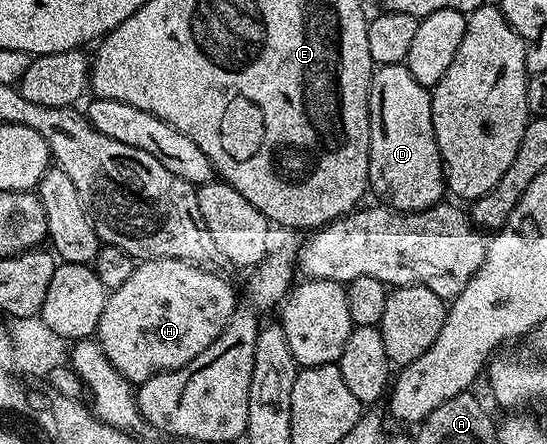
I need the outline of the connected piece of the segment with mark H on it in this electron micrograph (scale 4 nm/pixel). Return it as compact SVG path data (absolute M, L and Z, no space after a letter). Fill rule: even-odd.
M152 259L135 264L132 275L128 275L125 283L120 283L106 298L104 315L100 315L100 323L96 340L104 355L132 383L141 383L152 375L172 371L192 363L200 351L212 347L216 339L224 331L224 327L232 319L236 308L234 289L209 268L196 265L184 259Z

